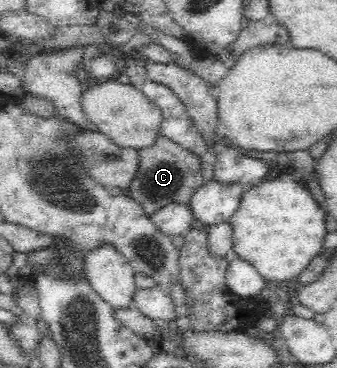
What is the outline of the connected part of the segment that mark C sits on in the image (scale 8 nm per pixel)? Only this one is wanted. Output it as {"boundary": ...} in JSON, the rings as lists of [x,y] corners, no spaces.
{"boundary":[[[158,135],[154,145],[135,150],[137,168],[126,195],[136,201],[146,215],[150,216],[171,204],[188,205],[196,190],[204,186],[200,172],[201,160],[167,137]]]}

